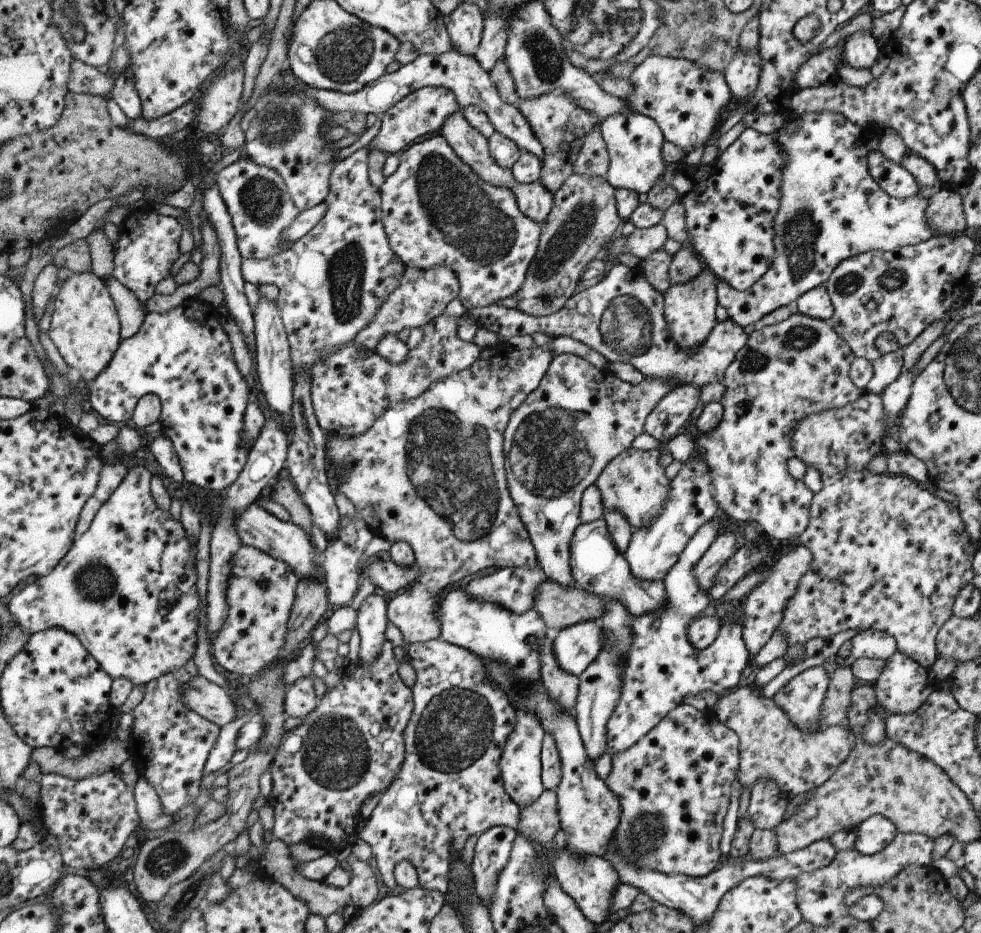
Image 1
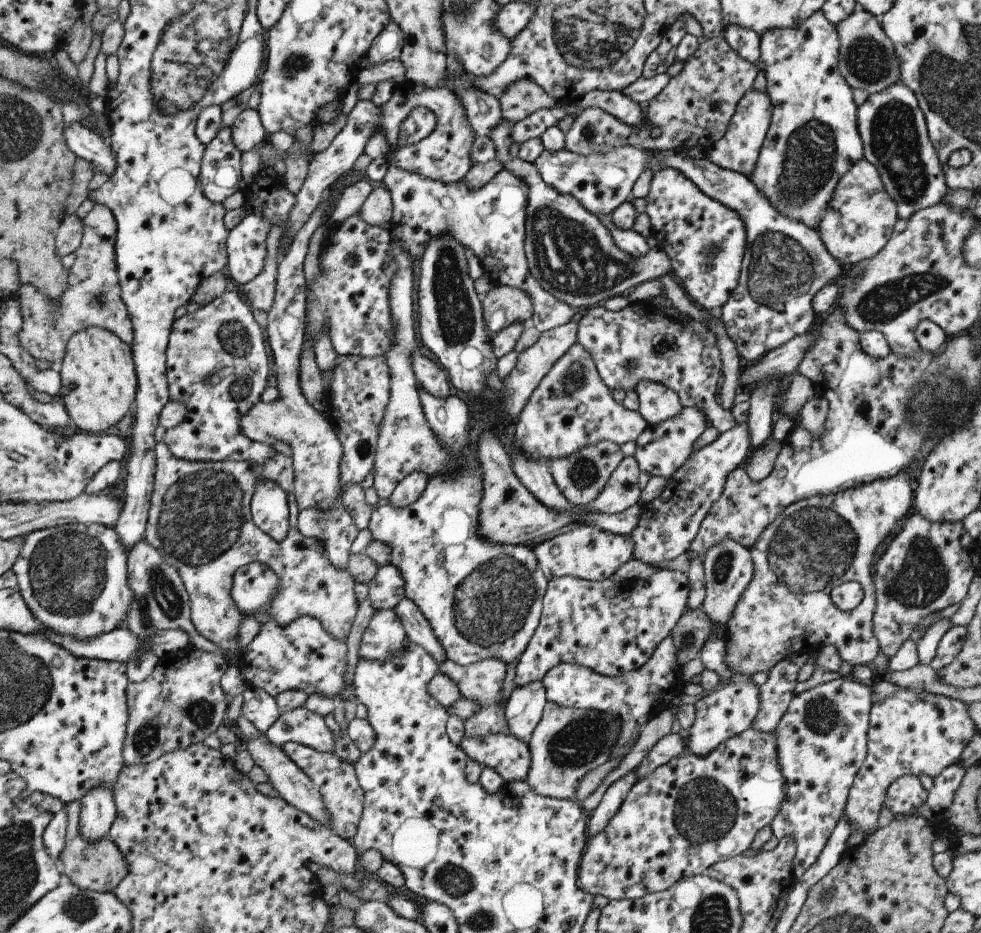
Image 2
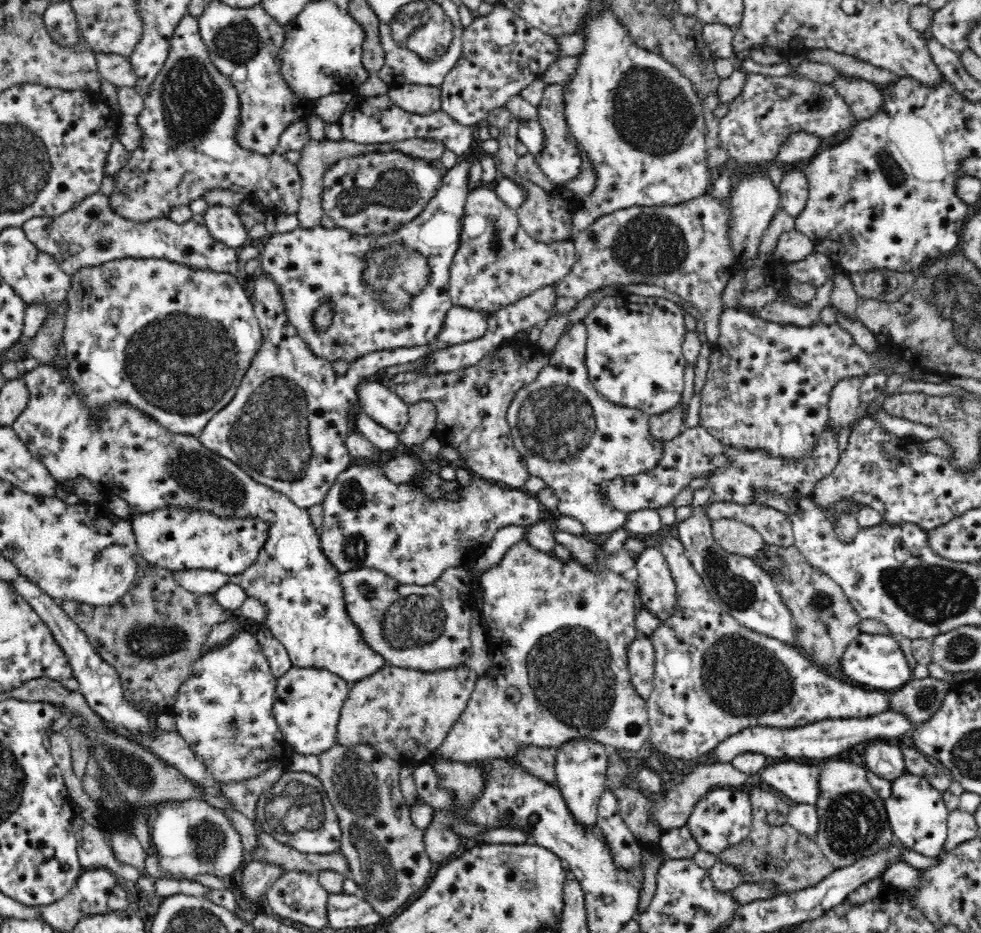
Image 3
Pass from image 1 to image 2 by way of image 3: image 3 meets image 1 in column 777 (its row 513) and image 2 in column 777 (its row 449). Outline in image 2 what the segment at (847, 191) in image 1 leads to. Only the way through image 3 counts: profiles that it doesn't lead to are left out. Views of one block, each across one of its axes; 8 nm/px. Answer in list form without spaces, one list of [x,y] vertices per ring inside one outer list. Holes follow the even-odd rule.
[[[821,10],[801,20],[793,28],[773,28],[759,37],[760,55],[755,63],[765,74],[765,94],[771,100],[771,118],[762,148],[758,152],[754,168],[747,176],[751,184],[775,206],[777,212],[791,220],[803,222],[816,230],[823,210],[827,208],[837,180],[859,160],[863,159],[861,137],[857,132],[856,106],[837,63],[839,62],[839,36],[837,30],[823,16]]]

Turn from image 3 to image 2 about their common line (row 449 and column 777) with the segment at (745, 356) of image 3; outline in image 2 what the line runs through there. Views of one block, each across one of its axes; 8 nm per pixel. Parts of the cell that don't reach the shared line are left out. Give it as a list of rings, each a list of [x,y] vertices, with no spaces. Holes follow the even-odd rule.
[[[749,727],[747,730],[743,730],[743,732],[737,734],[737,736],[732,736],[729,740],[725,740],[723,744],[719,744],[717,748],[711,749],[711,752],[704,755],[695,755],[686,748],[681,755],[675,756],[667,764],[655,768],[649,776],[645,776],[645,778],[634,782],[629,792],[627,792],[625,800],[619,806],[619,810],[615,812],[615,816],[612,816],[611,820],[607,821],[607,826],[604,826],[599,834],[595,834],[593,838],[586,840],[577,871],[578,886],[593,897],[601,895],[609,900],[635,900],[641,898],[644,894],[667,889],[671,884],[675,884],[676,880],[683,877],[703,875],[710,865],[726,858],[739,856],[743,852],[749,852],[754,834],[764,826],[767,826],[775,818],[775,814],[779,810],[784,796],[785,783],[783,782],[783,776],[781,776],[781,770],[779,770],[779,764],[777,764],[775,731],[759,732],[759,730],[753,730],[753,728]]]

